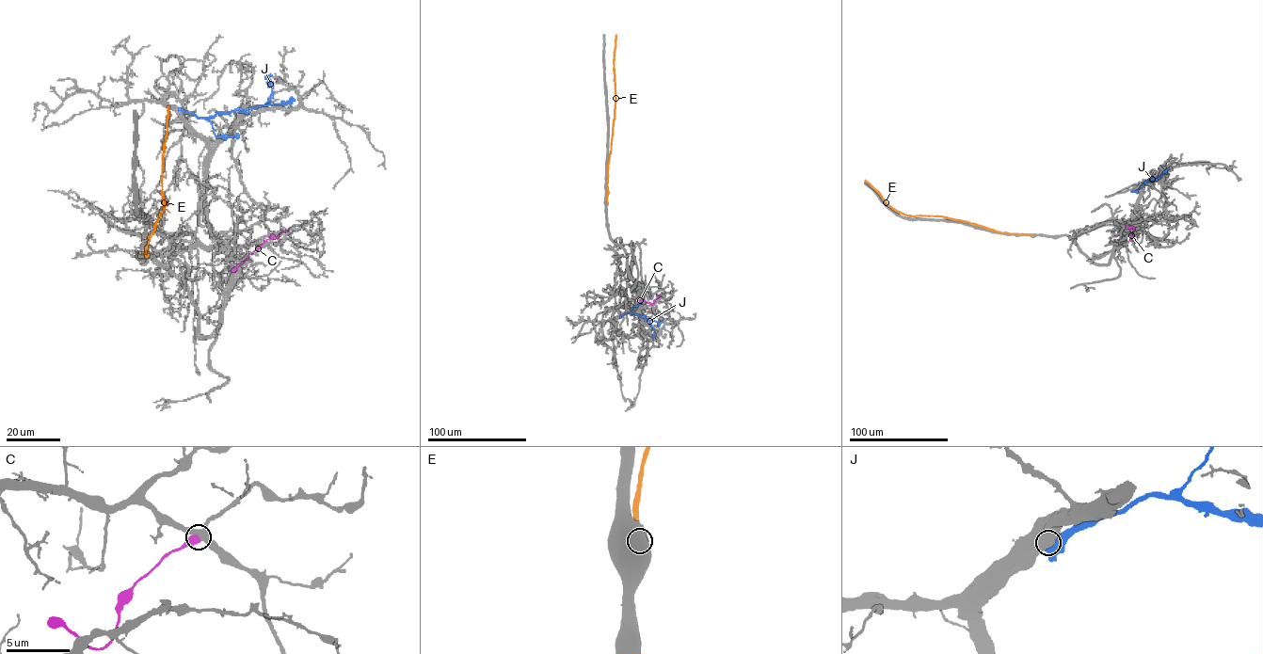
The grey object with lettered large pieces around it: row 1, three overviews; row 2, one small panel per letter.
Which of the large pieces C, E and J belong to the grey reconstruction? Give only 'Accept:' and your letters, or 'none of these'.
Accept: none of these

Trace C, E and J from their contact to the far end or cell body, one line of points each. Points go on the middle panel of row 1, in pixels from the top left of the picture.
C: (660, 295), (652, 304), (639, 300)
E: (607, 202), (615, 110), (615, 35)
J: (620, 316), (631, 312), (647, 319), (654, 330), (653, 337)

